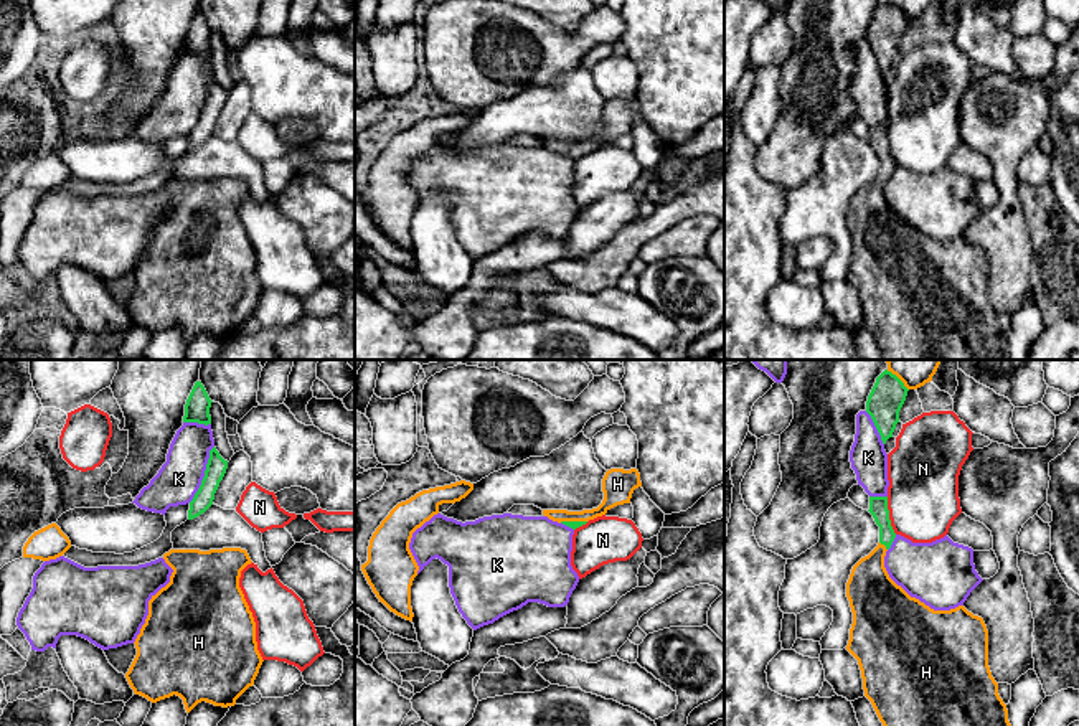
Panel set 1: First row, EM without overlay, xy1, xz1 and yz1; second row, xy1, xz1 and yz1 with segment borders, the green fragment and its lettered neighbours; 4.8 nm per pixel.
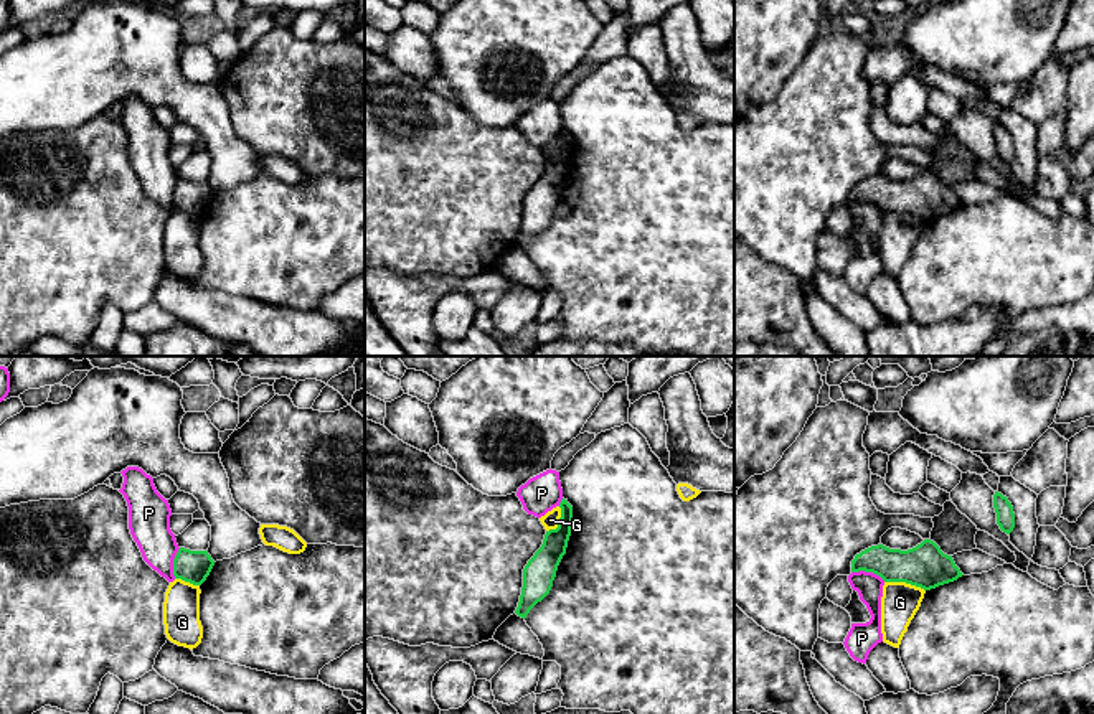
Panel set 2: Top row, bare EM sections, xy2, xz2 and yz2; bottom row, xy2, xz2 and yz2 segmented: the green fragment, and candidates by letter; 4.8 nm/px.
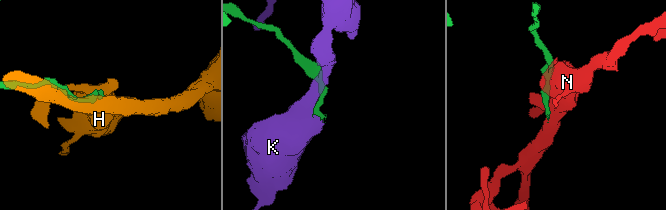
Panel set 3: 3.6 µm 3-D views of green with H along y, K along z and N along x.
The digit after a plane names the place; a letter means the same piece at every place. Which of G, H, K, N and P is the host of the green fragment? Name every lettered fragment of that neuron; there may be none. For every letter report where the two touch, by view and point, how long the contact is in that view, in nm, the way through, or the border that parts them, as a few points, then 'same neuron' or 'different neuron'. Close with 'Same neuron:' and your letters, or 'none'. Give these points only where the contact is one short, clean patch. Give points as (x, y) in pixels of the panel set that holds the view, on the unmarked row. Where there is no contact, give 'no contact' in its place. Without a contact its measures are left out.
G: meets green in yz2 at (905, 211); contact 200 nm long; border along yz2 (885, 211), (905, 211), (924, 221); different neuron
H: meets green in yz1 at (885, 175); contact 60 nm long; same neuron
K: meets green in xy1 at (205, 104); contact 300 nm long; different neuron
N: meets green in yz1 at (888, 146); contact 190 nm long; different neuron
P: meets green in yz2 at (868, 201); contact 180 nm long; border along yz2 (852, 201), (872, 201), (885, 211); different neuron
Same neuron: H

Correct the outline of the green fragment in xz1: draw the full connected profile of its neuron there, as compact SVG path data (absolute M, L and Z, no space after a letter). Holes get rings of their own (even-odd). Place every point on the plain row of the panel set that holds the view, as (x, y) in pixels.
M610 99L602 109L604 130L597 139L582 142L543 140L543 145L576 160L589 150L605 145L617 135L630 134L632 124L638 117L642 117L642 112L637 99Z

